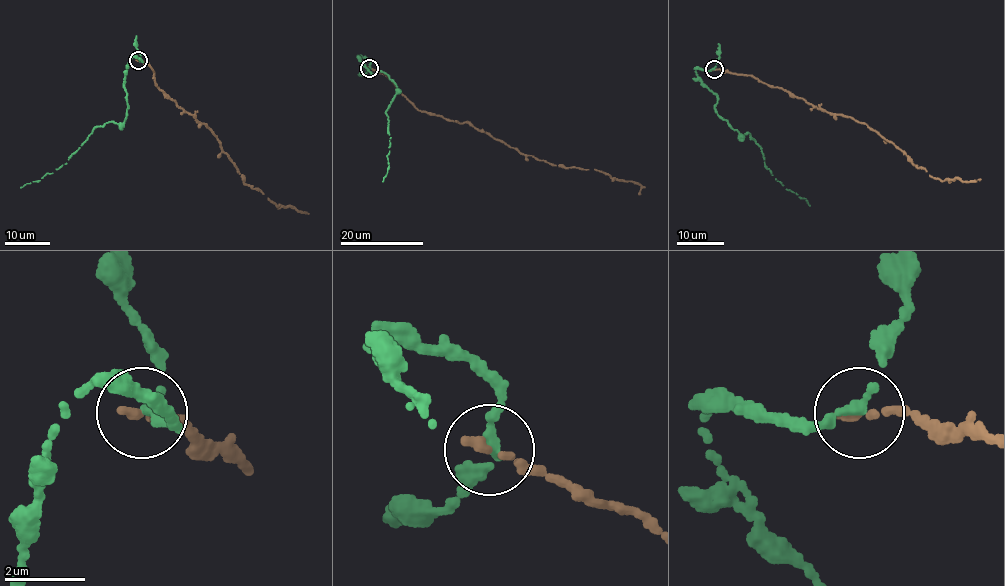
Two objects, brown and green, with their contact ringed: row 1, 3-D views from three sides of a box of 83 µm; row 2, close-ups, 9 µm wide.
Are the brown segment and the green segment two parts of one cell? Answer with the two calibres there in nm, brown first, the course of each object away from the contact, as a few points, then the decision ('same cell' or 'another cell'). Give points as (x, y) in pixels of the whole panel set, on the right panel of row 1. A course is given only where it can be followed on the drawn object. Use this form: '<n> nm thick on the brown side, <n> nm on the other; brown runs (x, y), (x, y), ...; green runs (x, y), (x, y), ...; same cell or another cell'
280 nm thick on the brown side, 200 nm on the other; brown runs (714, 69), (751, 75), (827, 112), (863, 123), (931, 177), (942, 180), (981, 179); green runs (714, 69), (697, 68), (697, 75), (717, 96), (715, 112), (734, 130), (748, 132), (775, 179), (810, 205); another cell

